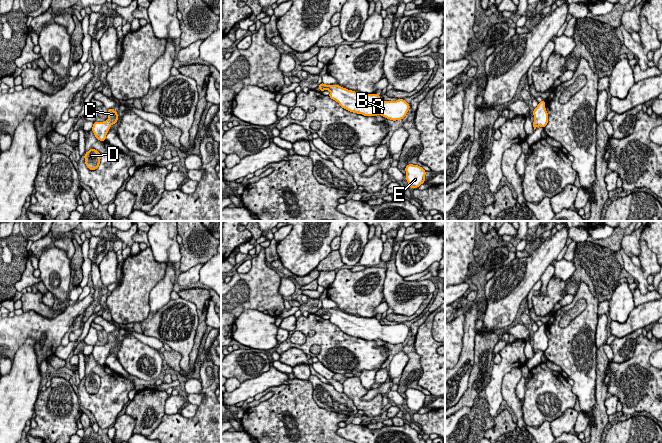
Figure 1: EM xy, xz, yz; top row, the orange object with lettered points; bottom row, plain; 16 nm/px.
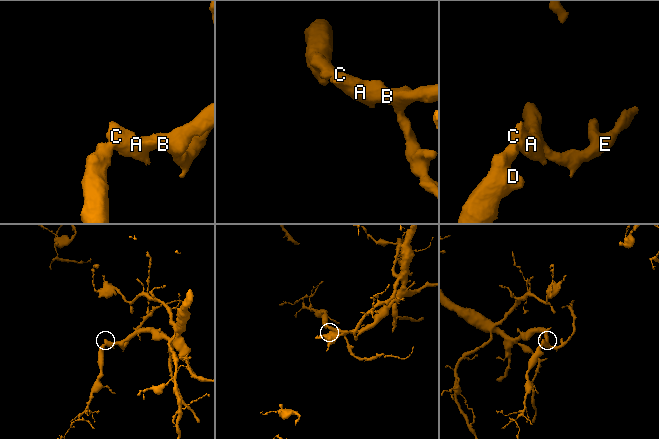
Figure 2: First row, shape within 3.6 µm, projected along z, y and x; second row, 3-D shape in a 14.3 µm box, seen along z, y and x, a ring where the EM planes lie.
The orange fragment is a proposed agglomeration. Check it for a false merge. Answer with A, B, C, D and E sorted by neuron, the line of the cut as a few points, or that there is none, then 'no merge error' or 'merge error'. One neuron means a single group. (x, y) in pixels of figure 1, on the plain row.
groups A B C D E; cut none; no merge error

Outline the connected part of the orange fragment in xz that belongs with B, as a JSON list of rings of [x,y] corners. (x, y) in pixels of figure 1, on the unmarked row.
[[[321,307],[318,312],[321,316],[329,314],[329,321],[338,326],[342,332],[364,340],[381,339],[396,345],[403,343],[410,333],[410,329],[404,323],[382,325],[379,318],[357,317],[332,308]]]

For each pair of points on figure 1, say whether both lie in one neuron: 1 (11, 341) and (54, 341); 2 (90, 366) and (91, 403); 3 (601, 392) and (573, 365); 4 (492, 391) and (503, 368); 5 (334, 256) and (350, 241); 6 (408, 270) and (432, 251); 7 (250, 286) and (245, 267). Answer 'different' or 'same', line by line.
1: same
2: same
3: different
4: same
5: different
6: same
7: different

